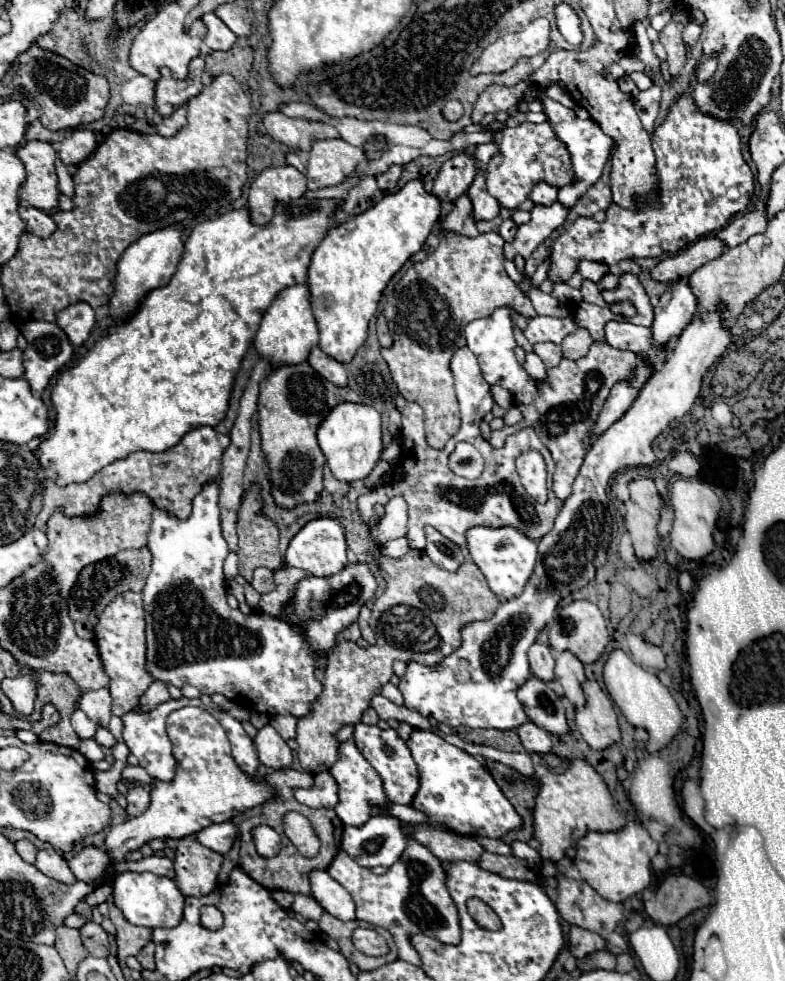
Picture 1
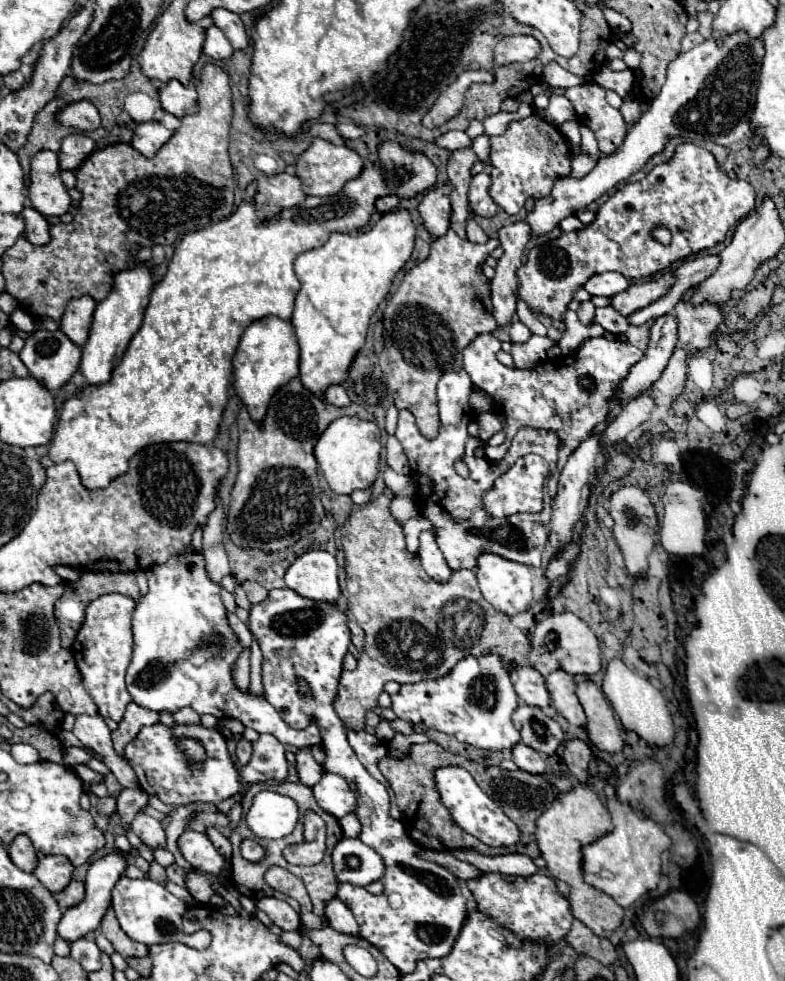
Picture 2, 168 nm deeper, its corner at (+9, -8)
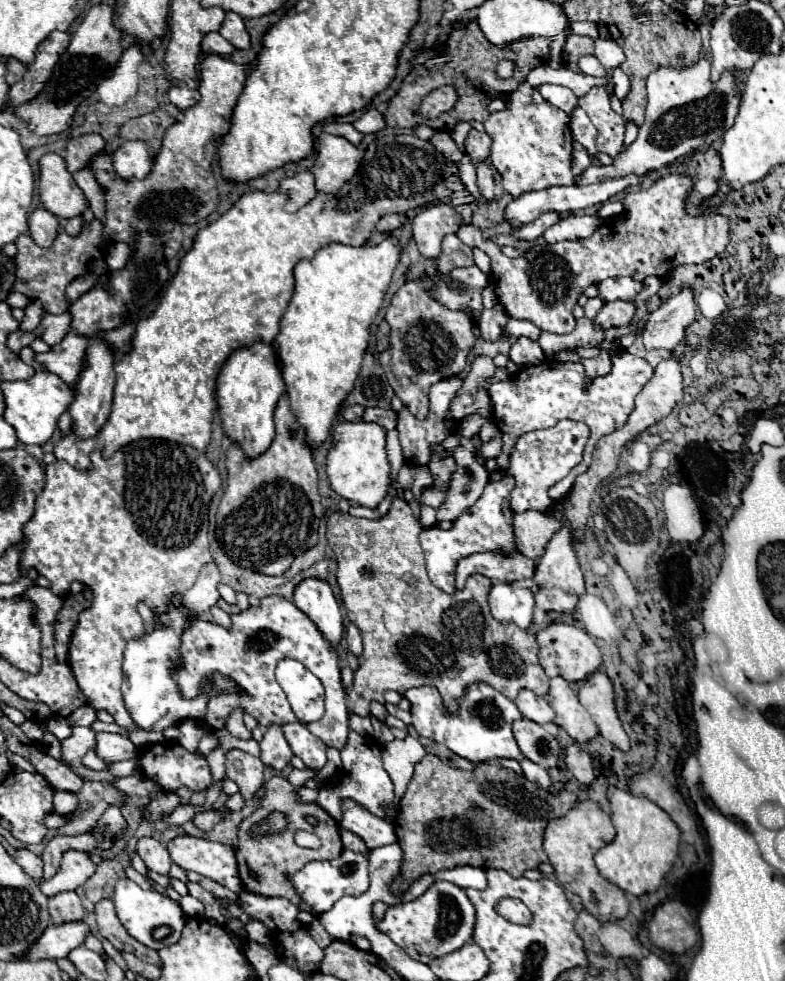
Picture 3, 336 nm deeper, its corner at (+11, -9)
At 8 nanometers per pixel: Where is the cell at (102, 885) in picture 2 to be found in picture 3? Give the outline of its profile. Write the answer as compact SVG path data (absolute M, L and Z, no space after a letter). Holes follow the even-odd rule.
M85 920L65 922L65 924L51 924L37 944L29 948L27 960L43 960L43 958L65 958L73 948L81 946L89 936L91 928Z

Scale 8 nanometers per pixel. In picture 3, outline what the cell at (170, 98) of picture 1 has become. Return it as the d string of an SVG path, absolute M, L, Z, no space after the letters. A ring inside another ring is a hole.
M171 86L167 92L167 100L177 106L179 110L187 110L193 104L199 102L199 92L197 90L189 90L185 86Z

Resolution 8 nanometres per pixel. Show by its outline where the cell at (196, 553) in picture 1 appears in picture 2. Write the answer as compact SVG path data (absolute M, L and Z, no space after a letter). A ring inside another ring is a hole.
M197 529L193 535L193 549L195 551L177 555L175 559L169 559L165 565L151 567L147 571L149 593L139 599L137 609L133 613L133 621L131 621L133 657L127 667L127 677L125 677L131 701L137 703L139 707L145 707L155 713L161 713L161 711L175 713L183 707L191 707L199 715L209 713L209 715L215 715L217 719L235 717L235 719L243 721L245 727L251 727L257 733L271 733L281 743L295 745L297 749L319 745L321 735L315 725L311 725L303 731L297 731L297 729L289 727L281 719L281 715L263 697L253 697L249 693L241 693L239 689L235 689L233 679L231 679L231 667L241 651L241 645L235 639L235 635L227 623L227 615L225 615L223 603L219 599L221 587L207 577L205 559L201 555L201 529Z

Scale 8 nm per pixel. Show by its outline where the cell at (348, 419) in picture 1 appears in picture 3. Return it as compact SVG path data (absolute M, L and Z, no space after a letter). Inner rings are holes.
M339 422L333 430L333 442L327 452L329 486L353 504L375 508L389 492L389 462L385 454L385 428L369 422Z

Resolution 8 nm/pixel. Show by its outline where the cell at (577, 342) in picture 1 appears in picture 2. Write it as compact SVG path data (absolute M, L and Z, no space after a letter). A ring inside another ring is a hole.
M567 311L567 315L563 317L563 323L567 325L567 331L563 335L563 339L559 341L559 347L563 351L563 355L571 355L575 353L585 339L589 337L601 337L605 333L605 329L601 325L591 325L591 327L583 327L577 319L575 311Z

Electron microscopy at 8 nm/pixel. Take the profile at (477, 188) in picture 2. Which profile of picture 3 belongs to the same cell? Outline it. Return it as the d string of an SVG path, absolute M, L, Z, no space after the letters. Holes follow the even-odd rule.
M487 162L477 164L477 188L481 192L481 196L485 196L487 200L497 200L497 184L493 180L493 172L489 170Z

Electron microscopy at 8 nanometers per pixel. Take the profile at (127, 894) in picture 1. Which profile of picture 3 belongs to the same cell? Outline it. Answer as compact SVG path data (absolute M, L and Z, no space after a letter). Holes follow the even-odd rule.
M123 878L117 882L115 896L111 900L115 904L117 916L119 916L121 924L125 926L125 930L141 944L145 944L153 950L159 950L159 948L175 944L179 940L183 924L185 924L185 912L169 896L163 896L161 892L155 892L155 890L143 890L133 880Z

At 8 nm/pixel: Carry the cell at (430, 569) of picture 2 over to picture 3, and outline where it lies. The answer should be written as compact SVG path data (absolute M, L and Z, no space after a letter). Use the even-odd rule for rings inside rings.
M503 476L497 482L489 482L481 498L453 522L451 530L441 530L437 526L423 528L419 540L425 554L429 580L437 588L441 588L447 594L455 592L455 564L463 556L487 550L503 550L503 552L513 550L513 512L509 508L509 496L513 486L515 480L511 476Z

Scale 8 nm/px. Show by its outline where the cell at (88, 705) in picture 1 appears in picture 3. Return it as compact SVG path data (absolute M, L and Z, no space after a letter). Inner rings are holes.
M73 726L73 734L67 740L63 740L61 746L63 746L63 760L69 762L83 780L97 780L97 782L113 780L109 772L91 772L89 768L83 768L81 764L83 754L95 748L95 732L91 728Z

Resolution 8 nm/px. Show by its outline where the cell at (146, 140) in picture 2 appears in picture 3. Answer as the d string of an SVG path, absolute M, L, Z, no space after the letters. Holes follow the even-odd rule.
M127 140L113 154L113 166L121 178L145 178L153 166L151 148L145 140Z

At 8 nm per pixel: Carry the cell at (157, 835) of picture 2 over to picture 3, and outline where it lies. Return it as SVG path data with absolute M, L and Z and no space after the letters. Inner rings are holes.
M143 836L137 842L137 852L143 858L143 862L147 864L147 868L159 872L159 874L167 874L169 866L171 866L171 858L167 852L167 846L153 838L153 836Z

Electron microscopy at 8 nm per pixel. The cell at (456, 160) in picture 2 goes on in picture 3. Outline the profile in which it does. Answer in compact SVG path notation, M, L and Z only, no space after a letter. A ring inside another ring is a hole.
M471 130L467 140L465 140L465 154L477 166L481 160L489 158L489 146L491 146L491 138L485 132Z

